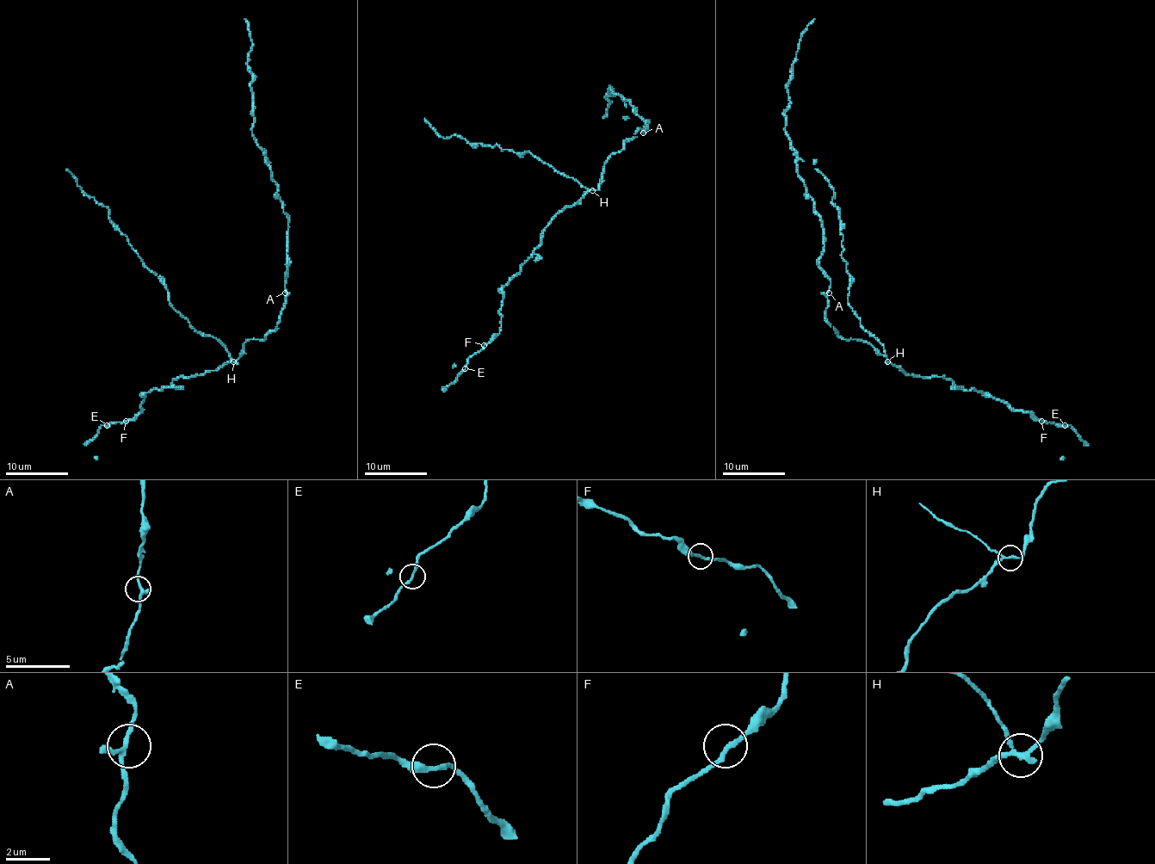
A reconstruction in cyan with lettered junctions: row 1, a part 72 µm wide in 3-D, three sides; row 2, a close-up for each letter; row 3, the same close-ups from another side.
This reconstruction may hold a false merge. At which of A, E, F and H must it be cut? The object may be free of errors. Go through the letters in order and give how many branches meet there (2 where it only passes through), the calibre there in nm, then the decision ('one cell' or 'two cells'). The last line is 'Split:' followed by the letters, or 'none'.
A: branches 3; calibre 180 nm; one cell
E: branches 2; calibre 220 nm; one cell
F: branches 2; calibre 200 nm; one cell
H: branches 3; calibre 190 nm; two cells
Split: H

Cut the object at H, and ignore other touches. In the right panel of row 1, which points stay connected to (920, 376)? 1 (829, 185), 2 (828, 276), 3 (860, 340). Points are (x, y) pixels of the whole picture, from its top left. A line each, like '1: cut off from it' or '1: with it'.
1: cut off from it
2: with it
3: with it

